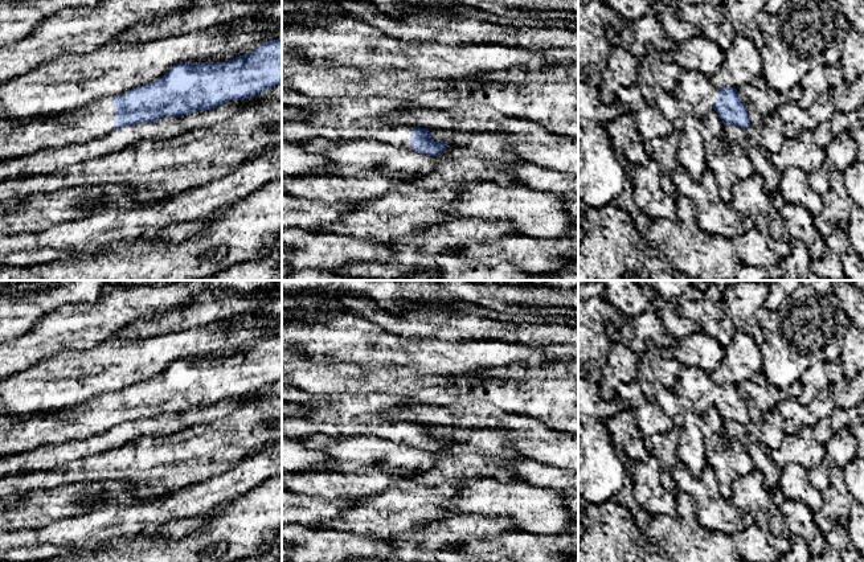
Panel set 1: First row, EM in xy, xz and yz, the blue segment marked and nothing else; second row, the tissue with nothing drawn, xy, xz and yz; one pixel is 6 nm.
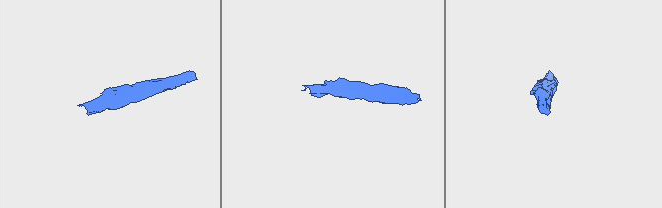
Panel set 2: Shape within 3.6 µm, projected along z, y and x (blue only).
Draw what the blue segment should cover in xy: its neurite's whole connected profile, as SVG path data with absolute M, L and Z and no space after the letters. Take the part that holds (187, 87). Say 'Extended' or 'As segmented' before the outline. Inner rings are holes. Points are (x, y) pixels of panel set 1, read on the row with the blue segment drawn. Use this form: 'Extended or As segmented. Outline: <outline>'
Extended. Outline: M282 38L262 42L254 52L224 62L184 62L173 65L161 78L138 86L119 97L106 97L70 112L0 120L0 161L62 148L102 138L114 130L153 123L164 116L184 116L206 111L229 100L243 100L282 83Z

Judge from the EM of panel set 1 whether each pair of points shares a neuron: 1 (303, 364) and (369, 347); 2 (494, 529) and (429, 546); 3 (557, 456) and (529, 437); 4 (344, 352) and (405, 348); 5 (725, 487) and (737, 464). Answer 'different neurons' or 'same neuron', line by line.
1: different neurons
2: same neuron
3: same neuron
4: same neuron
5: same neuron

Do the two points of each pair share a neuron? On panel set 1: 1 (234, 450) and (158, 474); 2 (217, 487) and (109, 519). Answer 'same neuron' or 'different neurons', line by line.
1: same neuron
2: same neuron

